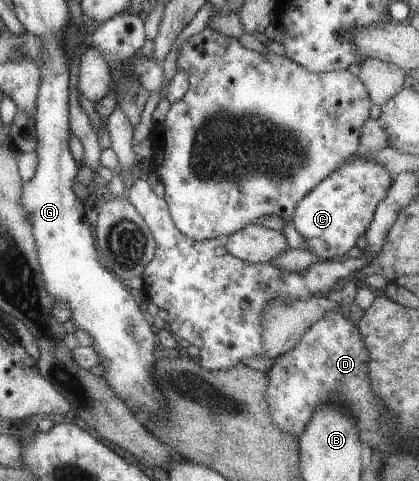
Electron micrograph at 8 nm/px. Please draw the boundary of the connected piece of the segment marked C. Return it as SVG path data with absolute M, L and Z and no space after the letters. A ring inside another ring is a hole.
M355 157L316 183L296 203L292 213L292 224L307 241L308 251L317 260L331 260L347 253L355 245L357 237L365 233L377 204L387 195L392 181L391 173L379 163Z

